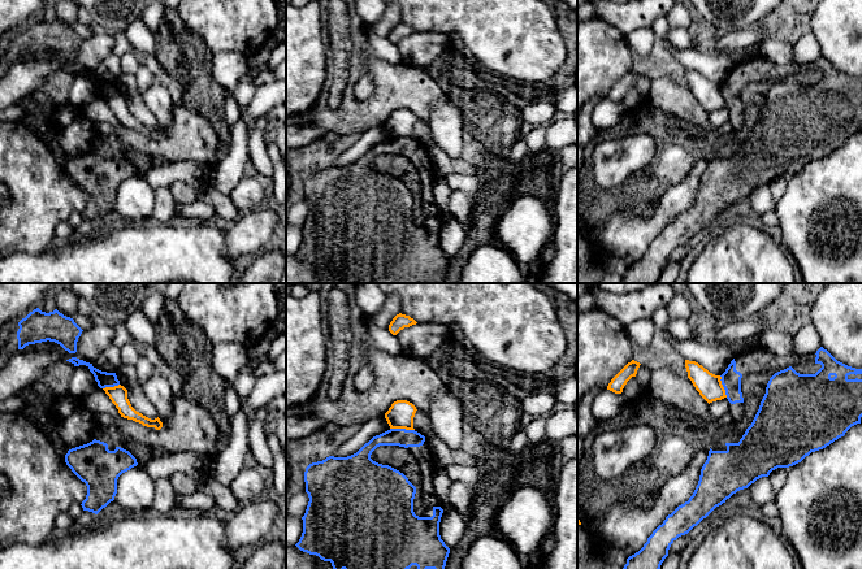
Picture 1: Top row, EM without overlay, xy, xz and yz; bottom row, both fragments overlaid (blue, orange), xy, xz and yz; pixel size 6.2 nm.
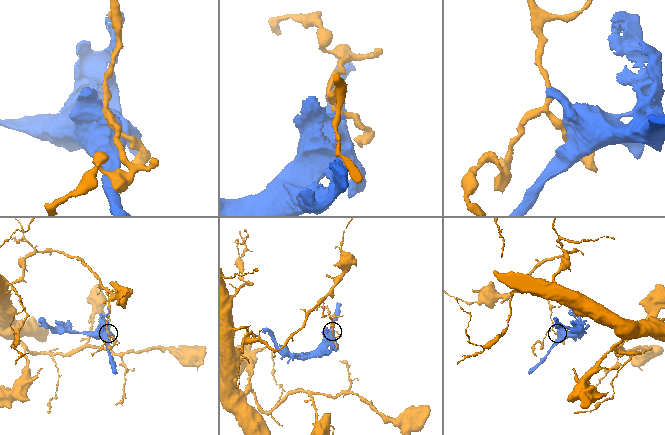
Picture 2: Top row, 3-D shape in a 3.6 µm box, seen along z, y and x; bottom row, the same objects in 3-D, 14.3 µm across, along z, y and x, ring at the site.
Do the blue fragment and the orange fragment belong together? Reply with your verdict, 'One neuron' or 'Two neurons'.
Two neurons

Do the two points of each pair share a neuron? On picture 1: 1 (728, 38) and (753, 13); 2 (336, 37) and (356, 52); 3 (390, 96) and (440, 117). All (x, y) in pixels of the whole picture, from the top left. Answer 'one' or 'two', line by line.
1: two
2: two
3: two

